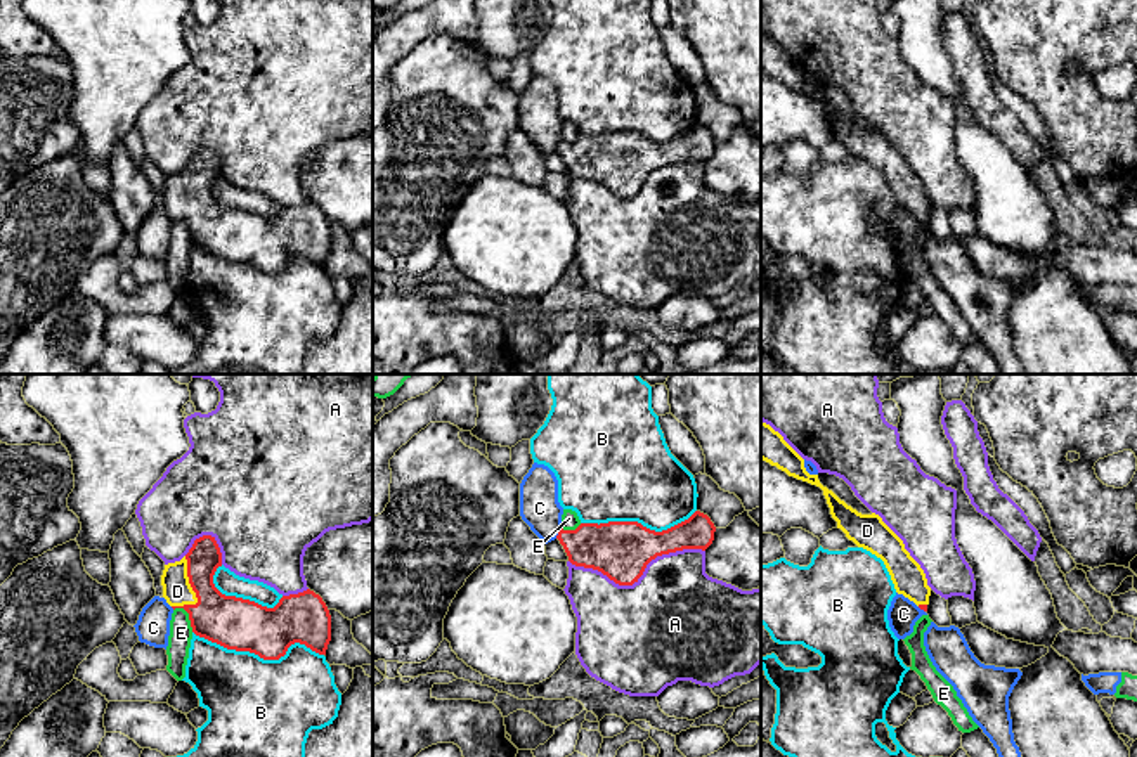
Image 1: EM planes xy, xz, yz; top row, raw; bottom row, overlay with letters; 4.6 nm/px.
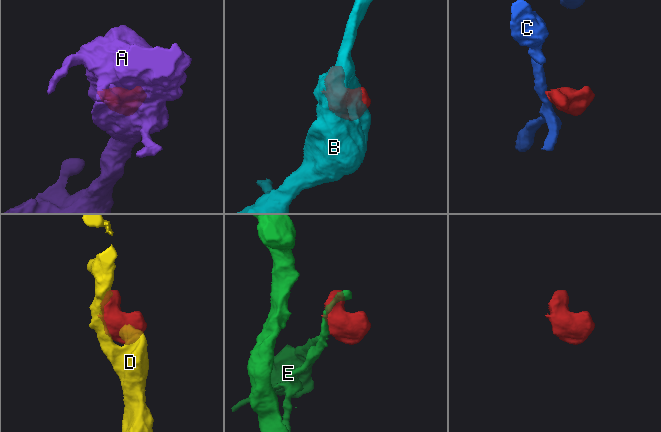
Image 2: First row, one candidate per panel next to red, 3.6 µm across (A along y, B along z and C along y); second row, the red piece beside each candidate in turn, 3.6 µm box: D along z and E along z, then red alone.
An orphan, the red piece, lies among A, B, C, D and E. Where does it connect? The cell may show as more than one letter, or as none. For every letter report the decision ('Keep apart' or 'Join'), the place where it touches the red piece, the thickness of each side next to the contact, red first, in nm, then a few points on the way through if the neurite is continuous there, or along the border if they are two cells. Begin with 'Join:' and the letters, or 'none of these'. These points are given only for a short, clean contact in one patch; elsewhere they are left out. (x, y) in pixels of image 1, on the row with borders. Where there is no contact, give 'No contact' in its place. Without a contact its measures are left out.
Join: D
A: Keep apart. Touches red at xz (638, 577). Thickness 280 nm (red) against 480 nm
B: Keep apart. Touches red at xy (259, 655). Thickness 240 nm (red) against 460 nm
C: Keep apart. Touches red at xz (558, 534). Thickness 240 nm (red) against 190 nm. Boundary: xz (562, 529), (555, 537)
D: Join. Touches red at xy (193, 589). Thickness 240 nm (red) against 140 nm. Path across: xy (233, 622), (222, 619), (193, 589), (177, 591)
E: Keep apart. Touches red at xy (189, 617). Thickness 240 nm (red) against 110 nm

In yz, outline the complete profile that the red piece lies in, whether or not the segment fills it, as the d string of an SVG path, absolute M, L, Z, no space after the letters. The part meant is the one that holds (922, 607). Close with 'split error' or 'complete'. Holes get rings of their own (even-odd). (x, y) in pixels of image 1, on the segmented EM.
M761 421L761 459L785 471L789 476L816 485L823 490L832 518L849 540L880 558L891 575L894 589L927 611L931 587L920 565L905 549L903 540L875 513L861 514L832 490L823 487L818 475L809 475L804 459Z | split error

